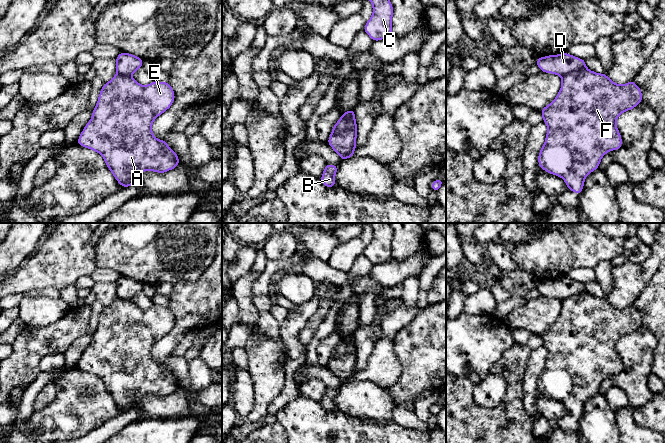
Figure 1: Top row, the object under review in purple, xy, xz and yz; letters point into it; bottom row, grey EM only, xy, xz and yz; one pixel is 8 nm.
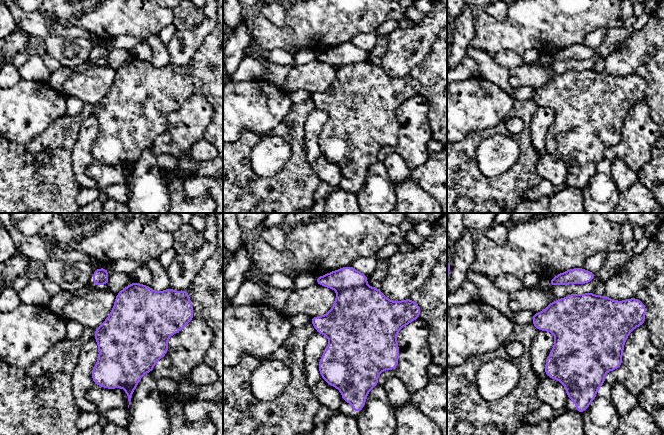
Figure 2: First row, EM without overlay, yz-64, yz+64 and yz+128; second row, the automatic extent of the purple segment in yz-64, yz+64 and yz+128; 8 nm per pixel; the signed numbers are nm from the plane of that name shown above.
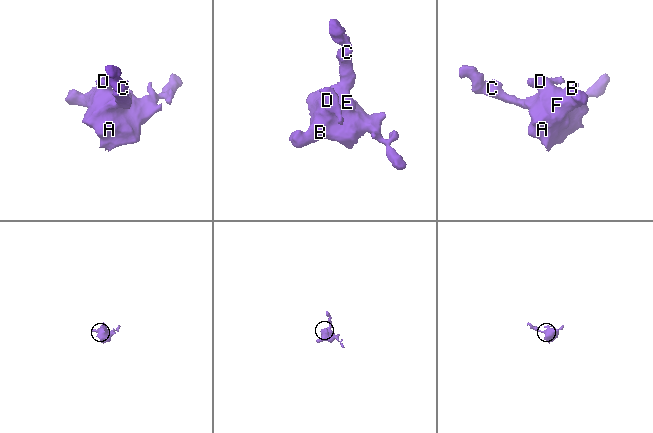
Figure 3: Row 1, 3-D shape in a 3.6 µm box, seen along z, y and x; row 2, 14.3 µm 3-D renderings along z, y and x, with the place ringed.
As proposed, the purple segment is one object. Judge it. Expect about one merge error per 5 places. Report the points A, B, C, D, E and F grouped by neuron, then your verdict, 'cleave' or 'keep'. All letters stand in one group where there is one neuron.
A B C E F / D | cleave

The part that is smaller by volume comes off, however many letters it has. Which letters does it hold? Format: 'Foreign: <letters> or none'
Foreign: D

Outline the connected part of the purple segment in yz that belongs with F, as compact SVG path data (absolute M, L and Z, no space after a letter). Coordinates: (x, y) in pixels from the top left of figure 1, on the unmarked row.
M586 291L562 300L561 314L556 322L540 335L543 346L548 350L545 367L538 380L540 393L563 402L568 413L580 419L585 402L599 392L601 382L607 376L619 374L622 370L621 359L616 350L617 342L641 326L642 316L634 305L618 309L612 306L605 297L599 298Z

